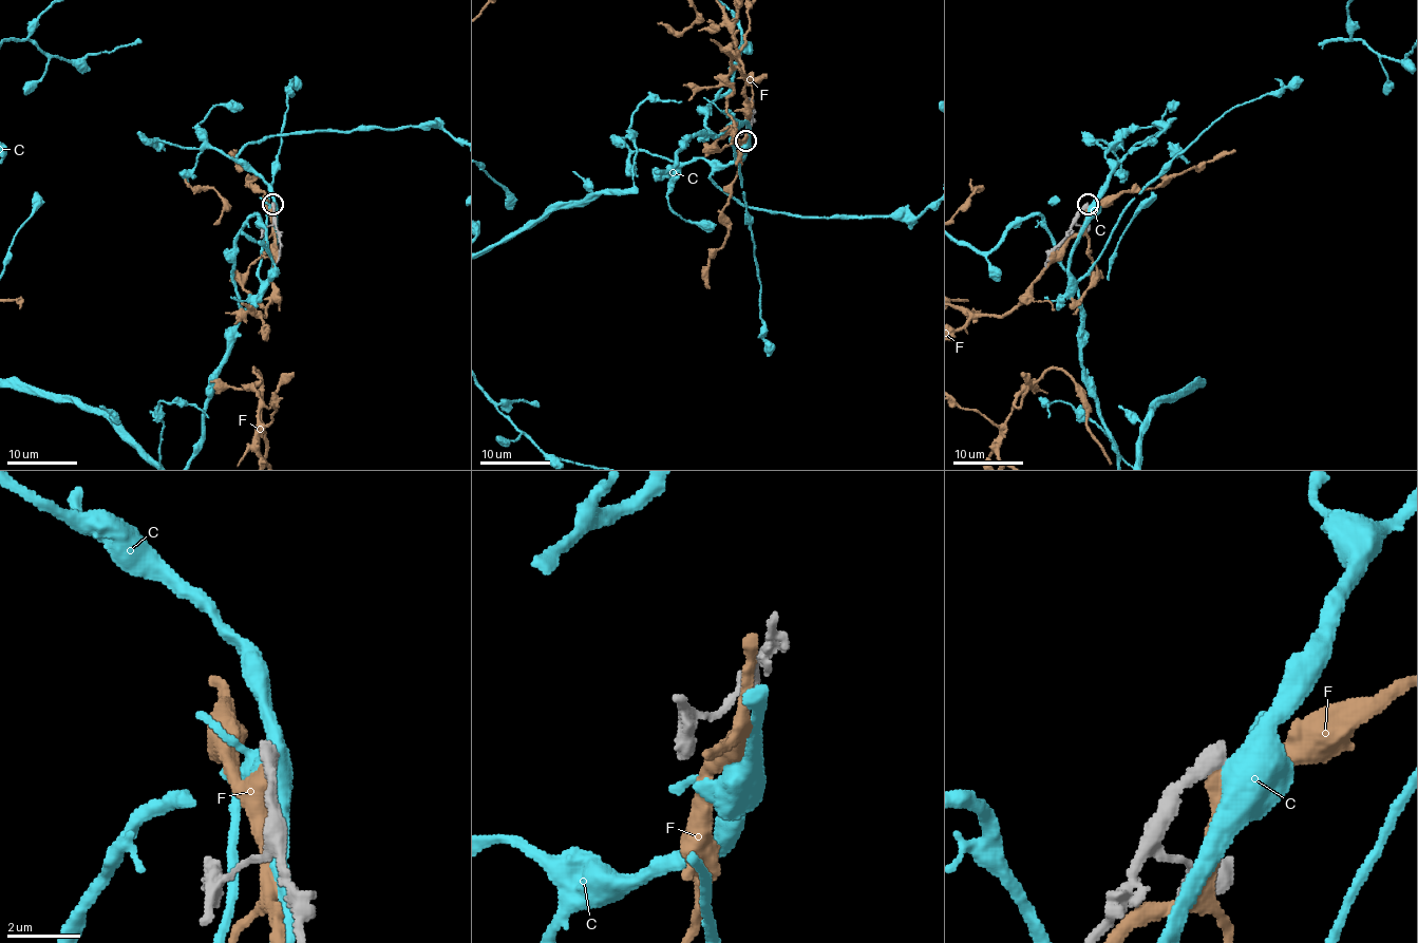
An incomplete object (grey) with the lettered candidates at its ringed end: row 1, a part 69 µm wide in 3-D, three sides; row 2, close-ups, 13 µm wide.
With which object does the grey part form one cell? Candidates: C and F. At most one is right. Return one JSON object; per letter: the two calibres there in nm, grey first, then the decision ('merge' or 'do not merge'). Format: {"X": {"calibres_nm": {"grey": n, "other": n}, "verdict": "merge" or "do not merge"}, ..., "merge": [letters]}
{"C": {"calibres_nm": {"grey": 480, "other": 750}, "verdict": "do not merge"}, "F": {"calibres_nm": {"grey": 500, "other": 600}, "verdict": "do not merge"}, "merge": []}

